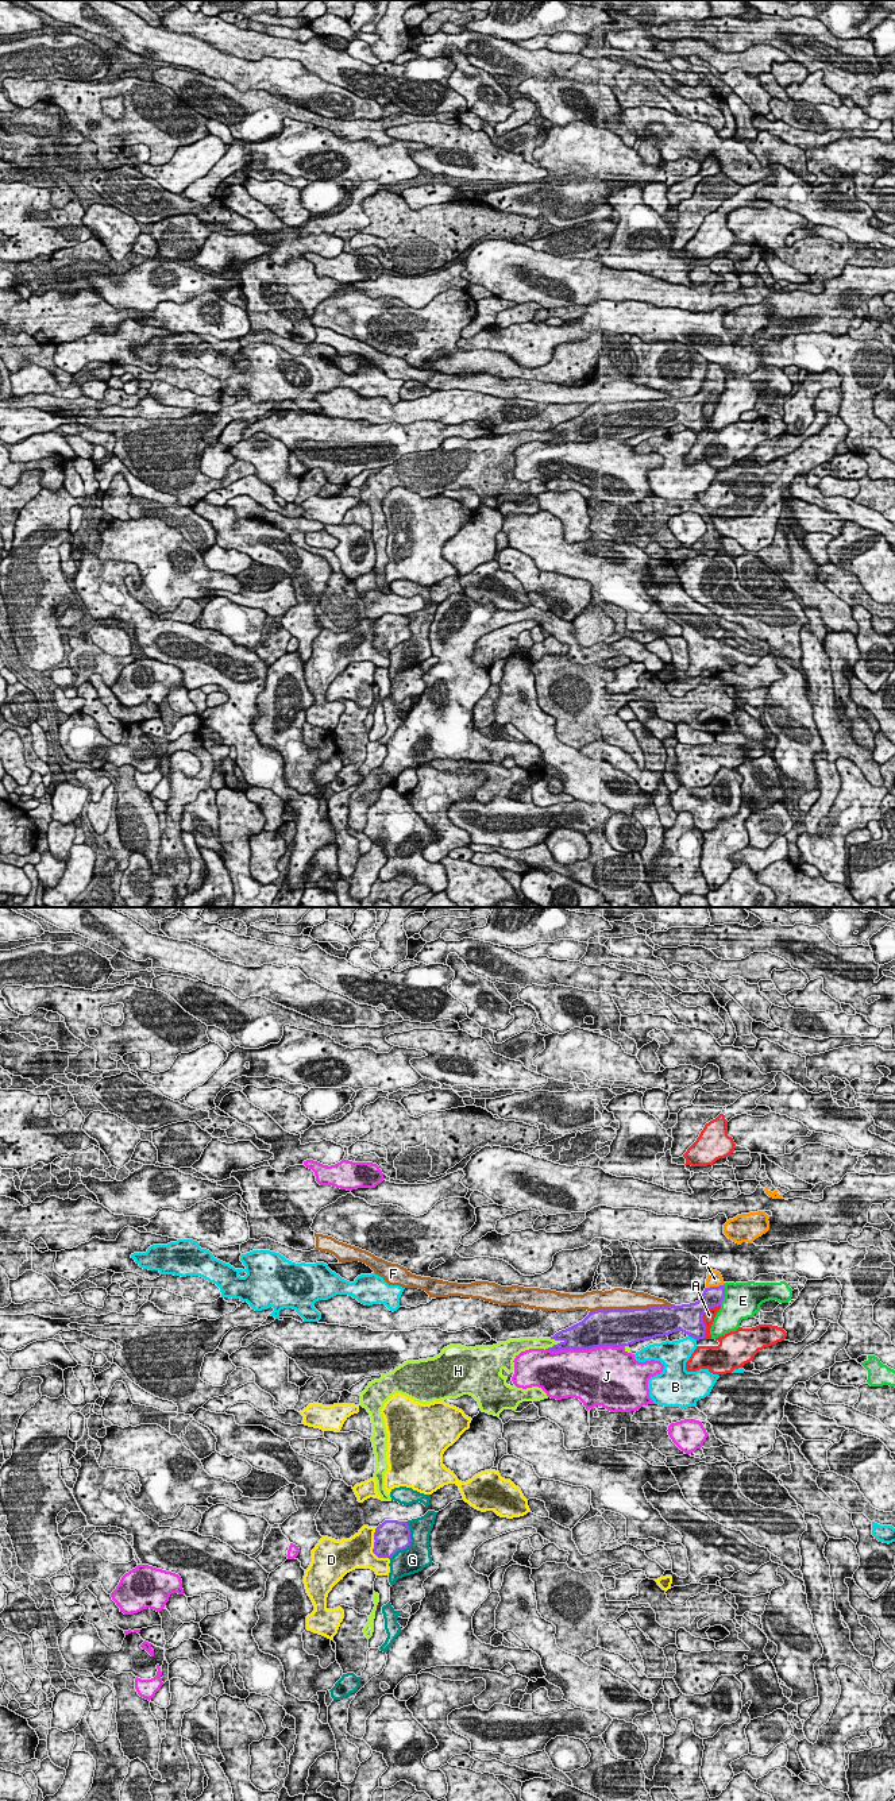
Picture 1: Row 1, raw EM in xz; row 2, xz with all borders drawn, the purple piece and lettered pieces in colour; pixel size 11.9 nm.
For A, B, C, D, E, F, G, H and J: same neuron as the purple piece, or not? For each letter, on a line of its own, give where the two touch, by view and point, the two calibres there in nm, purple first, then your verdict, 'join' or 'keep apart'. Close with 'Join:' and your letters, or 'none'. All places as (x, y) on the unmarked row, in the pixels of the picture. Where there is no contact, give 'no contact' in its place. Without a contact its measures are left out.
A: contact xz (702, 409); calibres 360 and 140 nm; keep apart
B: contact xz (693, 429); calibres 360 and 280 nm; keep apart
C: contact xz (714, 380); calibres 240 and 190 nm; join
D: contact xz (374, 640); calibres 380 and 380 nm; keep apart
E: contact xz (724, 388); calibres 240 and 440 nm; keep apart
F: contact xz (631, 401); calibres 440 and 260 nm; keep apart
G: contact xz (409, 636); calibres 380 and 320 nm; keep apart
H: contact xz (554, 438); calibres 240 and 130 nm; keep apart
J: contact xz (585, 442); calibres 380 and 480 nm; keep apart
Join: C

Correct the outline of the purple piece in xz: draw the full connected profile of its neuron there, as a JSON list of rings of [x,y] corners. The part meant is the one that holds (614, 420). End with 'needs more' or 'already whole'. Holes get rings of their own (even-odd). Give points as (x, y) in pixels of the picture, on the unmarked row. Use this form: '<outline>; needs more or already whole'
[[[709,362],[706,381],[695,396],[591,404],[582,414],[551,429],[559,436],[545,443],[590,443],[599,439],[629,439],[656,429],[668,429],[676,424],[682,424],[697,433],[703,432],[706,427],[705,402],[721,398],[725,390],[724,377],[721,366]]]; needs more

